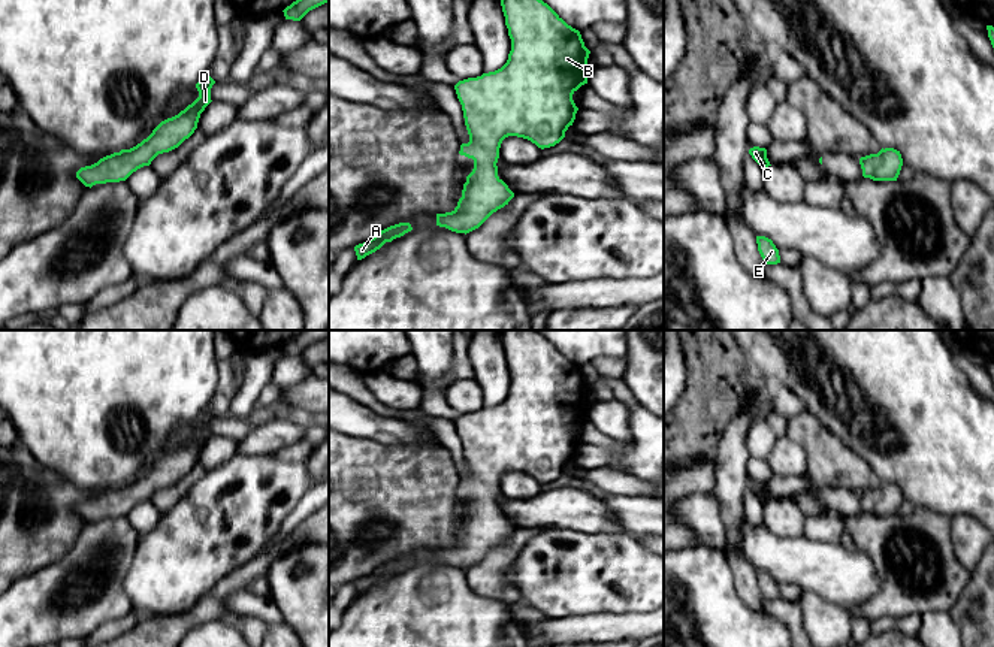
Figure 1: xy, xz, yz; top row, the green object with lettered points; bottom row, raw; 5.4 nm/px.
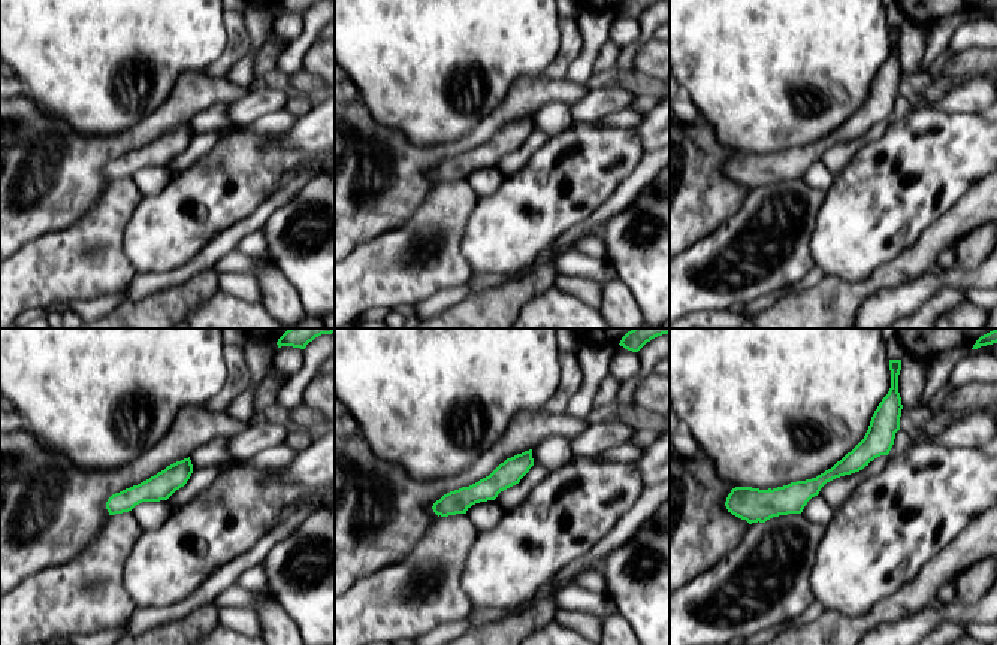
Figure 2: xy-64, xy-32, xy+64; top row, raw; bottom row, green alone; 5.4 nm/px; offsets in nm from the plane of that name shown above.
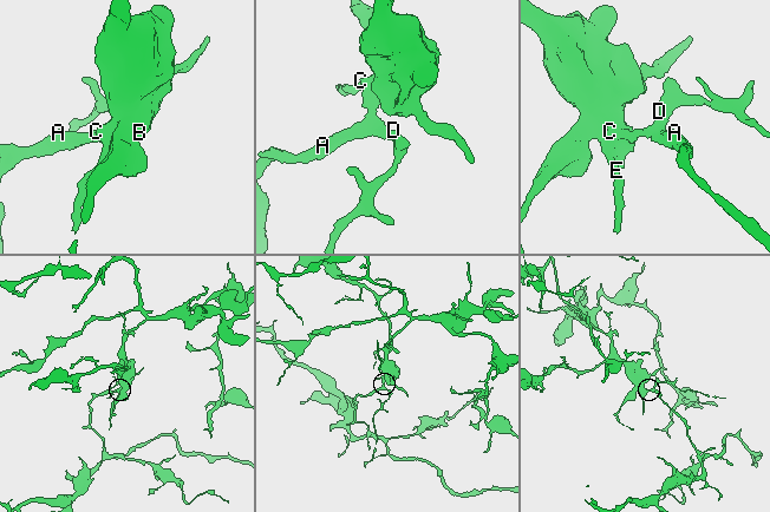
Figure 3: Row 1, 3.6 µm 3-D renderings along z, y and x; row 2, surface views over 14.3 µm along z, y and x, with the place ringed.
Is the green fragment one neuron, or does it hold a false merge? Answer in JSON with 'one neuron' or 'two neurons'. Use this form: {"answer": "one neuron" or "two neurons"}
{"answer": "one neuron"}

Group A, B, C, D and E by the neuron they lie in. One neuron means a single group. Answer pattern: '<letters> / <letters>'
A B C D E

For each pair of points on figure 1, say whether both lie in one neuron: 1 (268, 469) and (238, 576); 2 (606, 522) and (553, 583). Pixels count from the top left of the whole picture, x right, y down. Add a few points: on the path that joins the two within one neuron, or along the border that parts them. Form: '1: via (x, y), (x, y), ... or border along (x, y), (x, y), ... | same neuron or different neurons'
1: border along (260, 552), (230, 571), (214, 587) | different neurons
2: border along (562, 526), (586, 532), (625, 532) | different neurons

